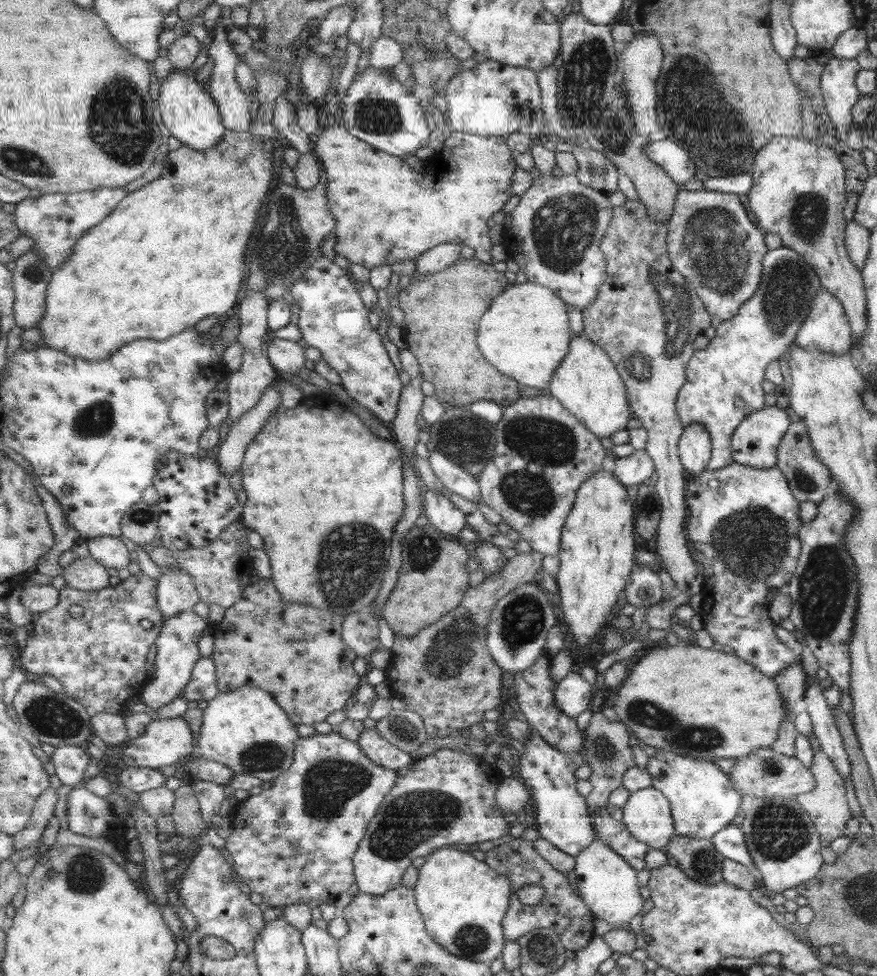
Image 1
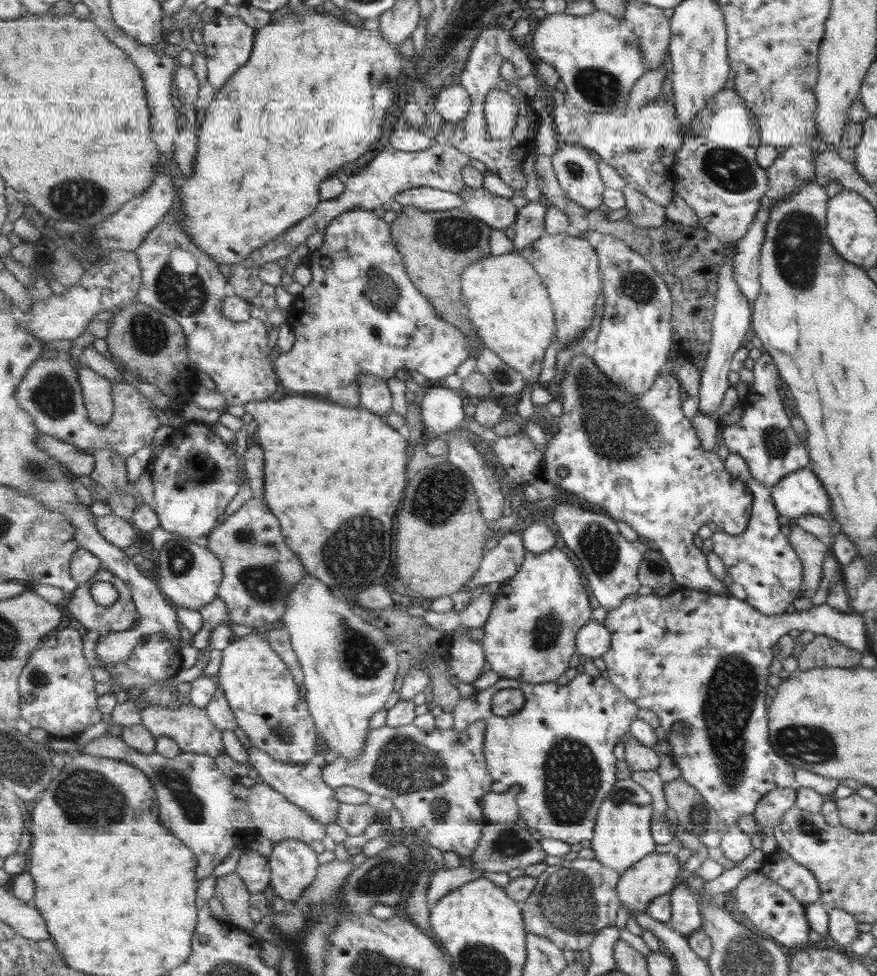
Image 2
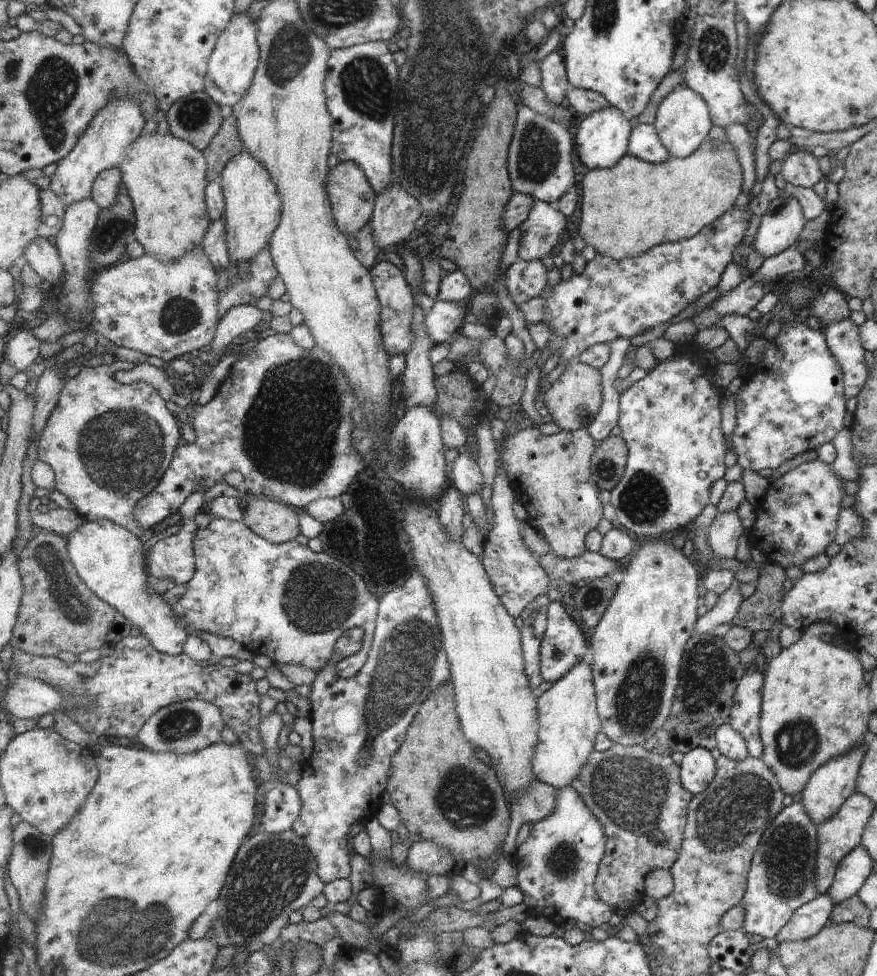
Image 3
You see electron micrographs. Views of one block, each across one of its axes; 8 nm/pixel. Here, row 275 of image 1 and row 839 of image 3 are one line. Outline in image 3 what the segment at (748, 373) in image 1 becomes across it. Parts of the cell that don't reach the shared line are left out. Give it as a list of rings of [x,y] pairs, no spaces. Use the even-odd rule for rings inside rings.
[[[792,803],[781,808],[777,816],[770,819],[758,846],[746,874],[746,894],[739,904],[743,910],[740,929],[745,936],[773,938],[797,908],[819,896],[813,884],[817,854],[815,825],[802,804]]]

